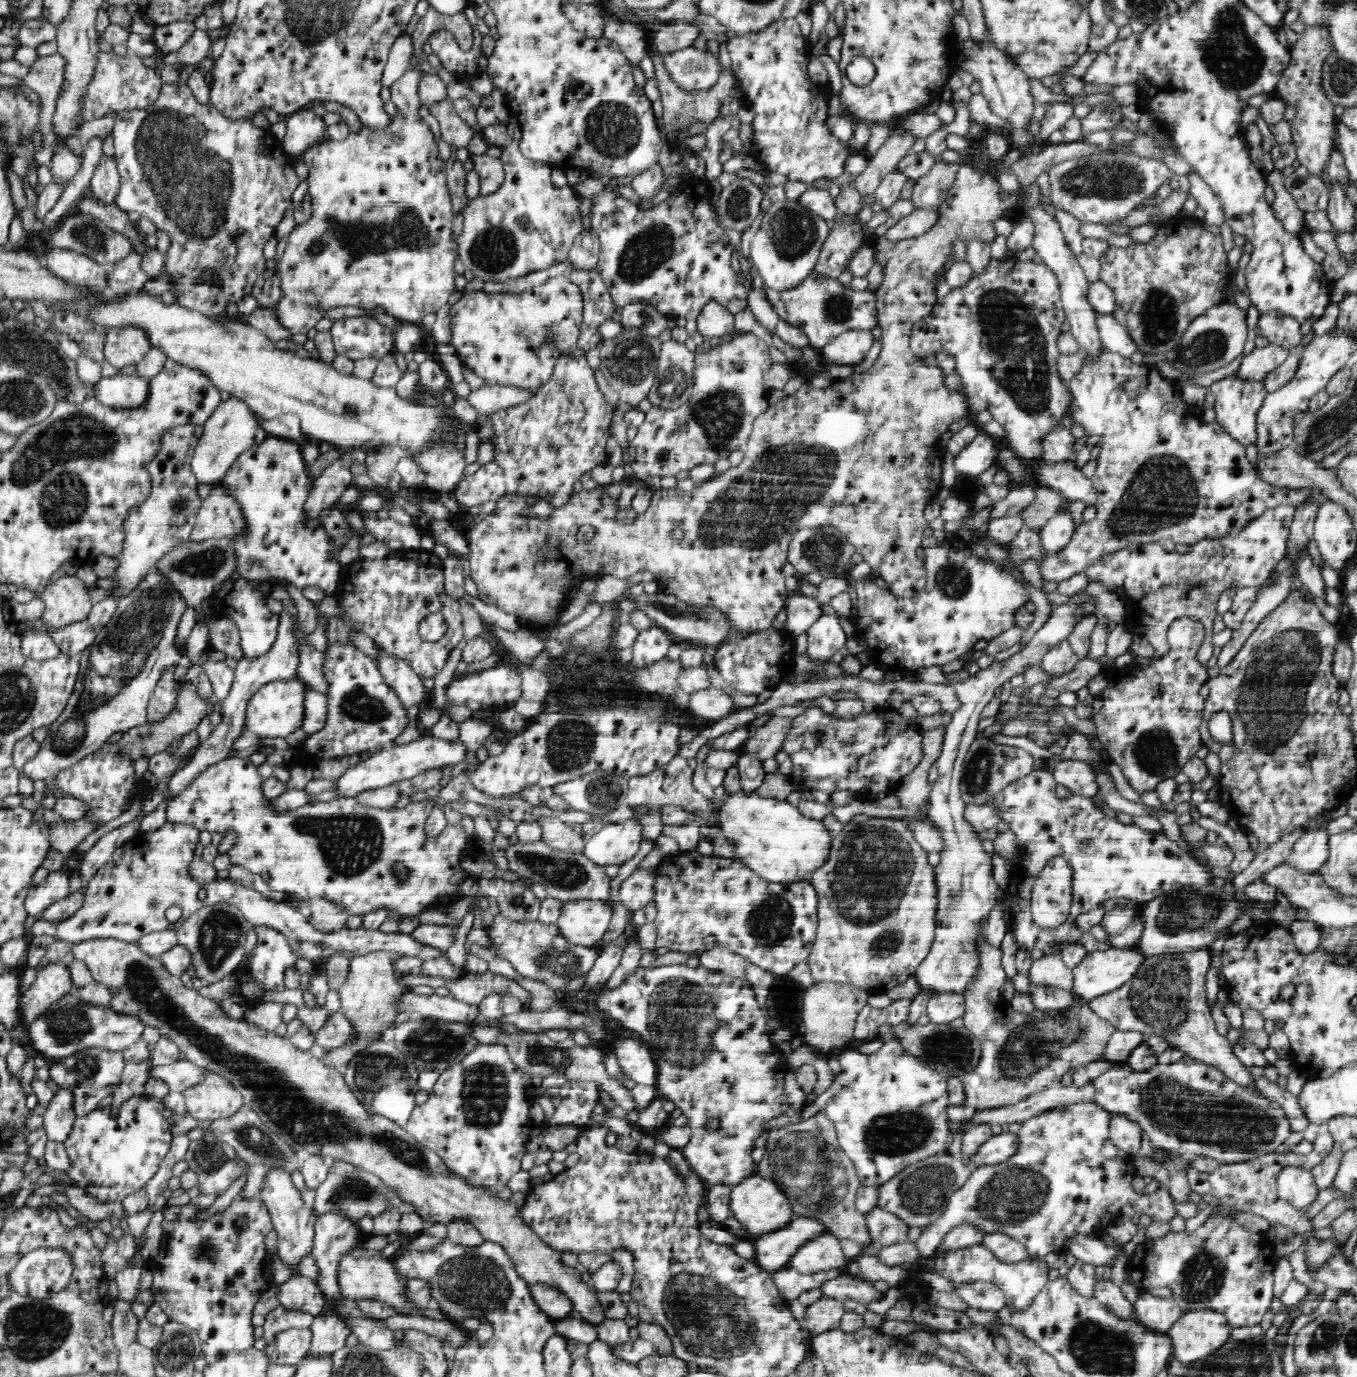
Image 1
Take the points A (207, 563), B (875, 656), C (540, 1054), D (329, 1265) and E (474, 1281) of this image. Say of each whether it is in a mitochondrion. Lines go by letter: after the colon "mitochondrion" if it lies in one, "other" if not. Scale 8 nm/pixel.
A: mitochondrion
B: other
C: mitochondrion
D: other
E: mitochondrion

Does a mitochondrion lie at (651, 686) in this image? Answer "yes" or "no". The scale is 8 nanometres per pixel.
no

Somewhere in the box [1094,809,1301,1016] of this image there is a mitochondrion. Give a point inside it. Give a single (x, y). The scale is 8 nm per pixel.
(1175, 916)

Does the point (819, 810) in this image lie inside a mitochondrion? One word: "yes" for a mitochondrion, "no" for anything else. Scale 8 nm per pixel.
no

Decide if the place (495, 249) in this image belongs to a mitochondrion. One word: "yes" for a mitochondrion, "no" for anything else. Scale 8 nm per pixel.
yes

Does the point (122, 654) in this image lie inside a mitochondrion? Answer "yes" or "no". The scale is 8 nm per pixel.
yes

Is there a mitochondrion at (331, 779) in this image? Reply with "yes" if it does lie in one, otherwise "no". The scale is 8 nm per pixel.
no

